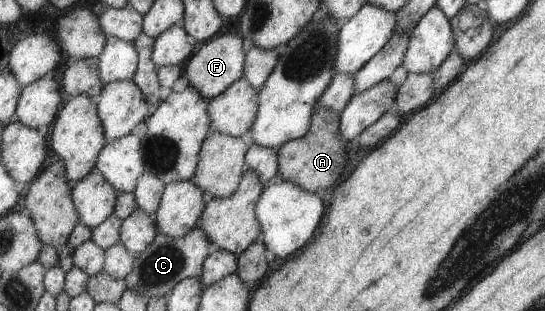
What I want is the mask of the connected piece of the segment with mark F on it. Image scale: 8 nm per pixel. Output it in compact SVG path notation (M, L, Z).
M238 32L221 34L204 43L201 50L195 52L185 66L185 77L190 86L197 88L210 101L241 80L245 74L245 58L248 55L243 52L243 41L243 35Z

